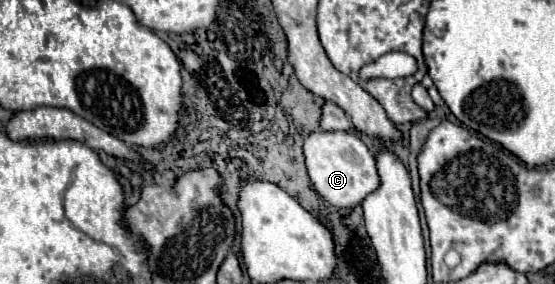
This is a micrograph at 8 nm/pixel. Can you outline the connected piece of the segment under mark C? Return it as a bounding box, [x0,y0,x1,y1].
[304,131,380,209]

